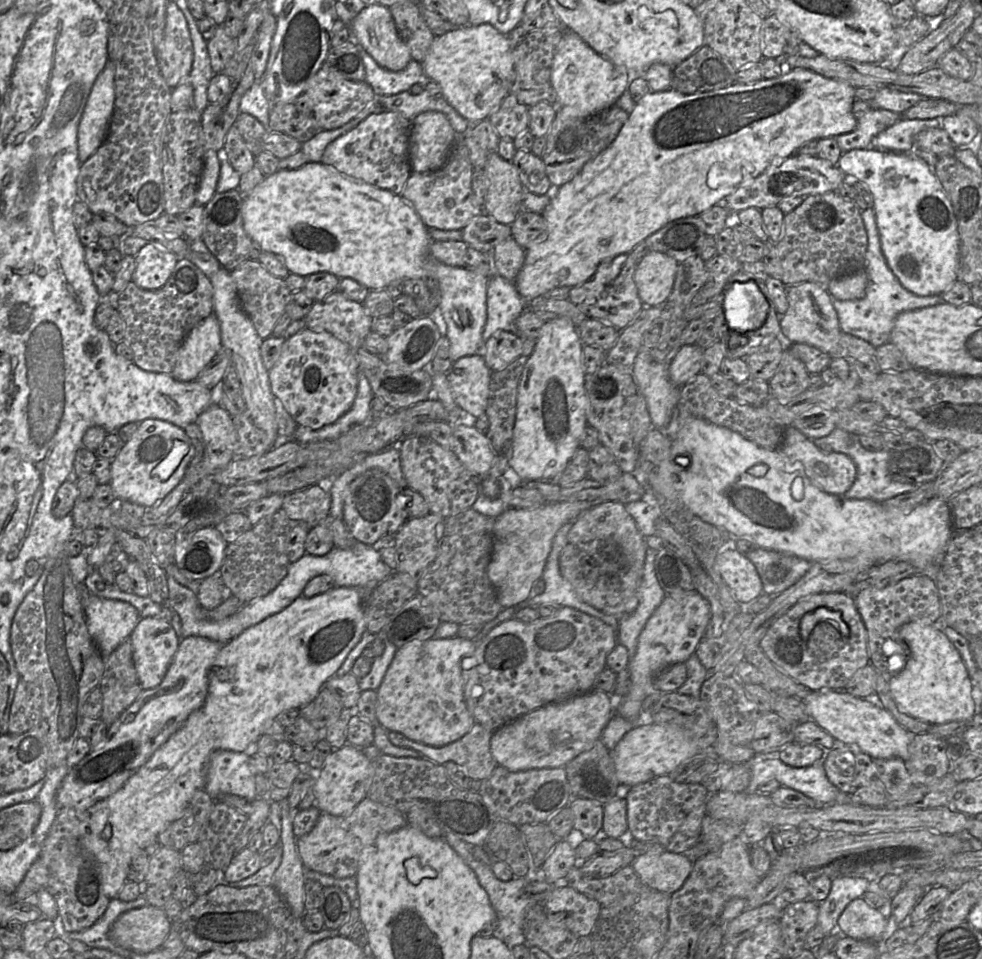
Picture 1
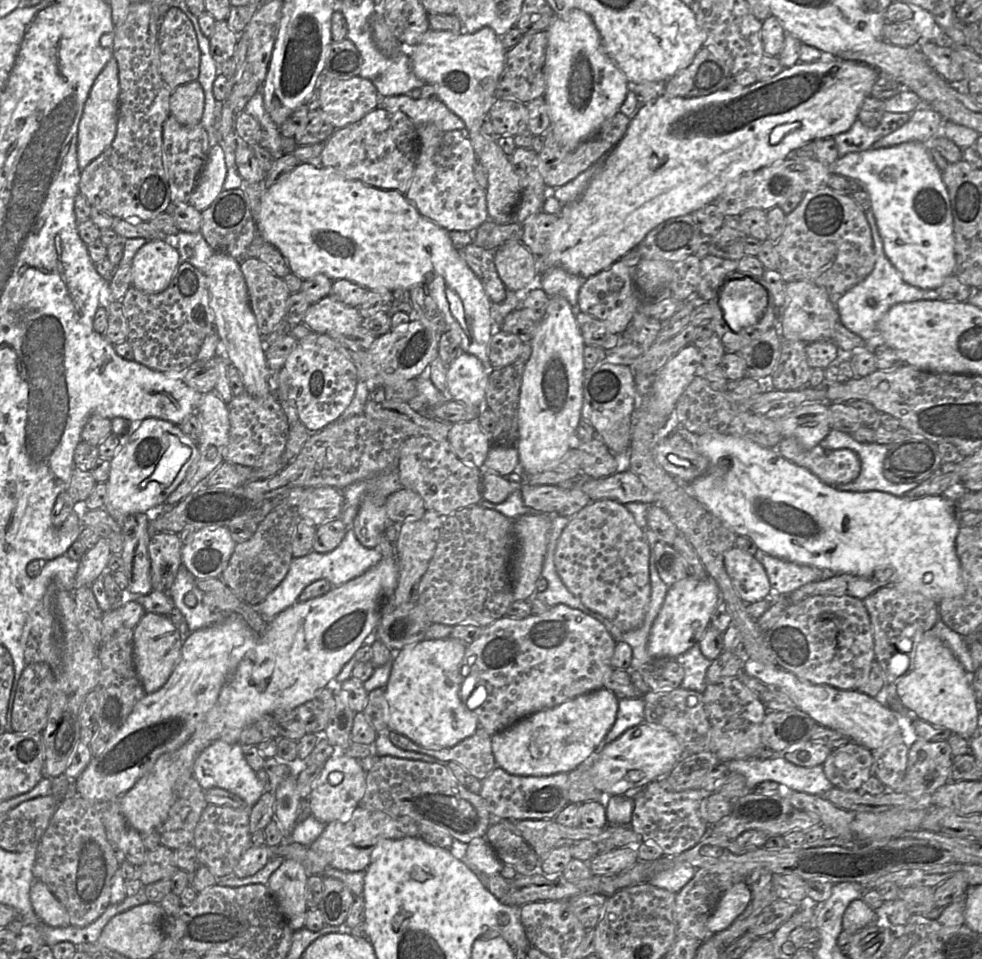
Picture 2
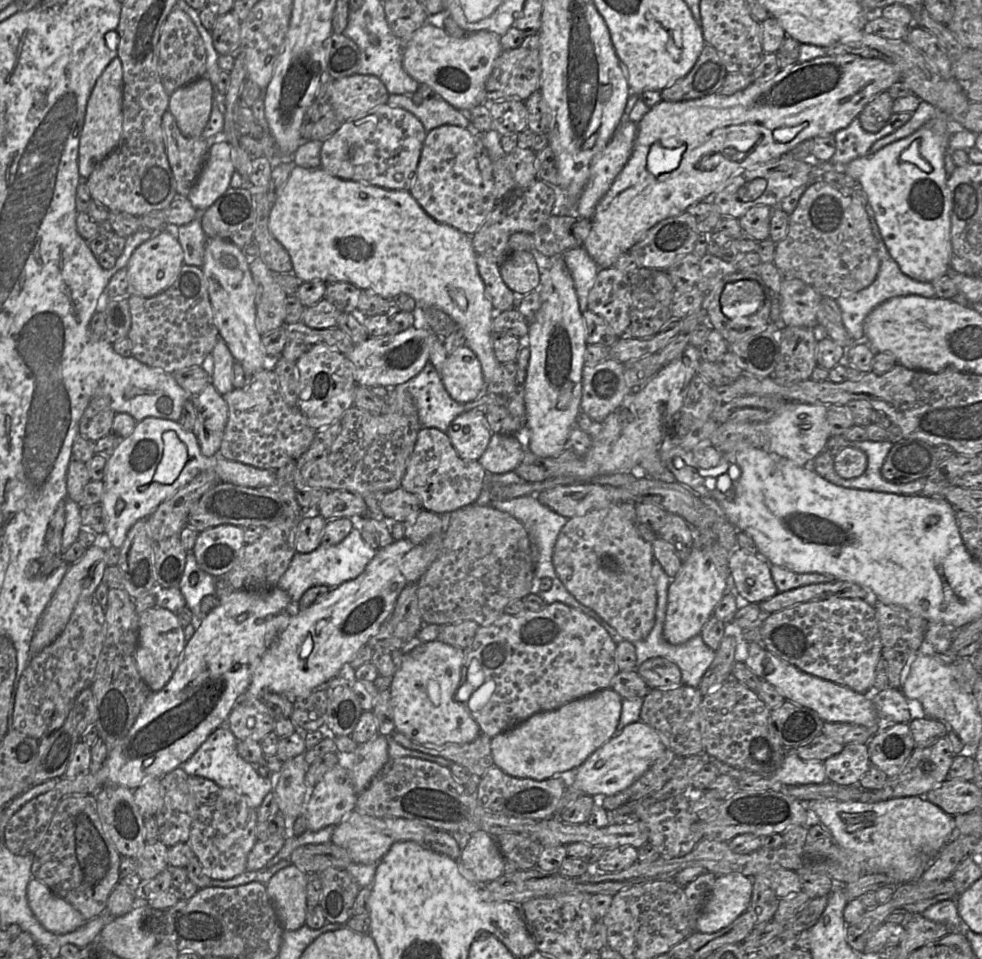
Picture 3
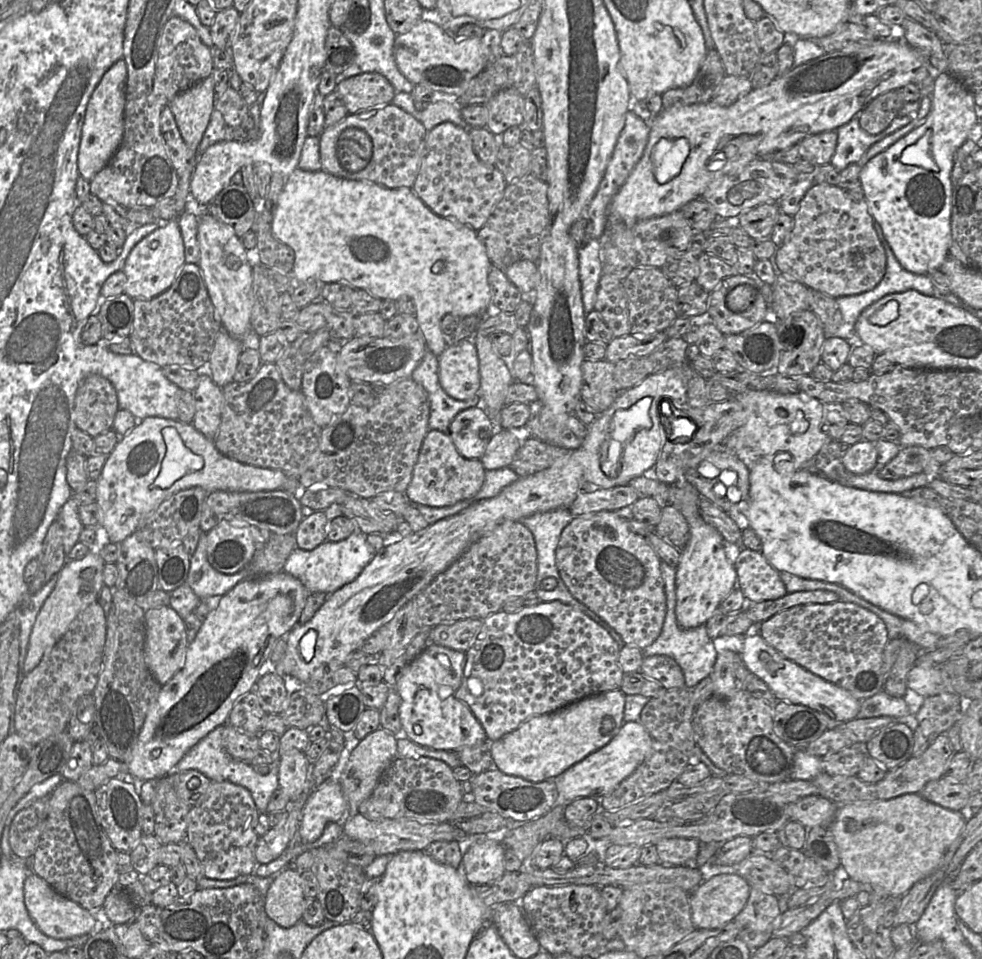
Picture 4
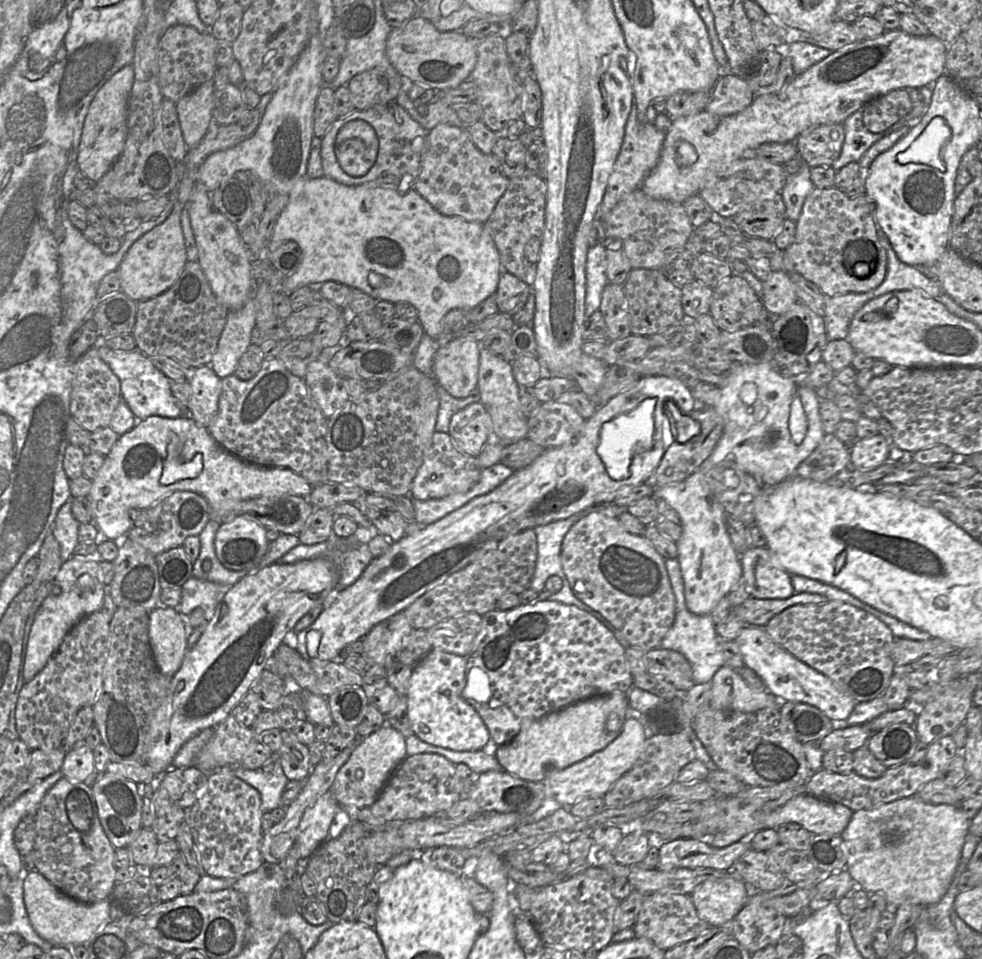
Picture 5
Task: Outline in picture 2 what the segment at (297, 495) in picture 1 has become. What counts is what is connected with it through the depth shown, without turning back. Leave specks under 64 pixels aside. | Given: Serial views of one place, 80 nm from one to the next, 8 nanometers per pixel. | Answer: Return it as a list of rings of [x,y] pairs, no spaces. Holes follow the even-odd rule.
[[[331,486],[314,487],[296,508],[301,519],[310,519],[316,526],[340,518],[344,495],[342,489]]]

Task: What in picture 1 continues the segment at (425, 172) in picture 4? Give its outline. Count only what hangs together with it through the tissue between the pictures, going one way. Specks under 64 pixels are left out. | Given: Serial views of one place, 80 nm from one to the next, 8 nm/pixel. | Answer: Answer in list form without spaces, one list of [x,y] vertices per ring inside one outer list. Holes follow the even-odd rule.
[[[458,136],[448,160],[439,169],[426,173],[412,172],[402,193],[402,198],[411,205],[428,229],[462,230],[475,216],[484,212],[471,185],[473,166],[466,145]]]

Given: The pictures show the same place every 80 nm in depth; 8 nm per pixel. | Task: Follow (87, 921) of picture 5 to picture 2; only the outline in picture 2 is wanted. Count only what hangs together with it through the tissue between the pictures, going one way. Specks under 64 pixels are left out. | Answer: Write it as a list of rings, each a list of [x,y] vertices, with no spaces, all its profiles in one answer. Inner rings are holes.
[[[39,880],[33,882],[30,901],[42,923],[55,928],[70,926],[67,910],[43,882]]]

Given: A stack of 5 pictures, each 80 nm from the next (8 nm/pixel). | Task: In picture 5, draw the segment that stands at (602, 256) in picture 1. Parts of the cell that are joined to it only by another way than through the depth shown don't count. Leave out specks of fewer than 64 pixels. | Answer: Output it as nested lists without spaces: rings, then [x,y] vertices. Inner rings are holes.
[[[899,29],[888,30],[885,31],[882,35],[865,39],[863,41],[857,41],[853,44],[846,45],[834,52],[832,52],[829,56],[821,60],[820,62],[812,65],[810,68],[805,70],[803,73],[796,75],[792,82],[787,86],[784,91],[780,93],[762,93],[757,94],[752,103],[743,111],[730,115],[730,116],[716,116],[712,113],[709,113],[706,110],[702,110],[701,112],[680,117],[672,120],[672,123],[669,129],[666,131],[666,137],[663,144],[663,148],[660,154],[659,161],[655,168],[645,177],[641,189],[650,197],[659,200],[666,200],[674,203],[683,204],[684,201],[692,195],[696,195],[700,192],[700,190],[713,178],[716,176],[718,172],[724,171],[728,166],[741,158],[756,158],[754,150],[759,147],[763,143],[787,143],[787,142],[795,142],[797,137],[805,132],[806,130],[815,127],[817,125],[822,124],[830,124],[830,123],[843,123],[851,114],[858,111],[859,109],[863,109],[863,107],[872,99],[882,96],[892,90],[896,89],[905,89],[908,87],[920,88],[926,85],[932,85],[941,75],[946,74],[945,70],[945,62],[946,62],[946,54],[947,54],[948,45],[944,43],[938,37],[929,34],[927,36],[913,36]],[[686,141],[689,142],[695,152],[697,154],[697,160],[689,165],[689,166],[680,166],[677,162],[677,146],[680,142]]]

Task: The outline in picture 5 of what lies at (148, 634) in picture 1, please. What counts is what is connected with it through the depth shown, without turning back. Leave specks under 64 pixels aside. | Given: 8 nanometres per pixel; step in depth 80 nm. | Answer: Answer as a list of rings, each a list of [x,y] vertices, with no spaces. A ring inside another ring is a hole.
[[[172,607],[155,608],[149,612],[149,640],[159,671],[173,677],[188,651],[183,617]]]

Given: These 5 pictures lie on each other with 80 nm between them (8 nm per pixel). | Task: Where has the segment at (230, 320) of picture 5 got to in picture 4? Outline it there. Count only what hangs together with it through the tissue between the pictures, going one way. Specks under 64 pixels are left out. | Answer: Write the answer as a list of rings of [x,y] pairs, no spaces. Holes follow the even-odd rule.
[[[221,327],[209,360],[211,378],[219,387],[223,388],[234,381],[239,357],[244,349],[241,340],[233,337]]]

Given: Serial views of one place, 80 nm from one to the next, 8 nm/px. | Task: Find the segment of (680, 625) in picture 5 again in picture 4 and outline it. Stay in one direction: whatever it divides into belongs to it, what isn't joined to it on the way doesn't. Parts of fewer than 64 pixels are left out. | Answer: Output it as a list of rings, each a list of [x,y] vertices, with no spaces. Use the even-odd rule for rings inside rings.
[[[661,561],[660,570],[664,579],[667,603],[666,617],[661,634],[650,646],[642,649],[642,653],[644,658],[653,655],[666,655],[673,658],[683,671],[685,687],[693,689],[701,680],[711,674],[718,655],[719,644],[709,637],[705,625],[691,629],[683,629],[678,625],[675,614],[677,568]]]

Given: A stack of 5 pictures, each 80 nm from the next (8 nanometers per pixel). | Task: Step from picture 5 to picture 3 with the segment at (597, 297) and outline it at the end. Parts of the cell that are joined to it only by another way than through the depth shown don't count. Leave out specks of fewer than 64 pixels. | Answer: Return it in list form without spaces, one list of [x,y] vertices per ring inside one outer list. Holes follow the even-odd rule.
[[[582,246],[566,250],[563,257],[572,276],[579,309],[582,313],[588,310],[588,294],[599,267]]]

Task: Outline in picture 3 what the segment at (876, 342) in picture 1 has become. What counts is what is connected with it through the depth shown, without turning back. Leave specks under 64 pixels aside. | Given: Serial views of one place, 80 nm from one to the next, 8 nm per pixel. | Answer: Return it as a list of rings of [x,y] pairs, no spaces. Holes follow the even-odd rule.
[[[870,205],[865,206],[869,216],[873,234],[877,240],[880,268],[874,282],[865,289],[858,292],[846,293],[838,297],[836,300],[842,313],[842,321],[852,339],[856,341],[865,341],[864,337],[864,320],[868,314],[883,302],[898,296],[919,295],[925,298],[936,297],[935,289],[931,282],[919,282],[905,275],[899,268],[898,264],[889,254],[879,227],[875,220],[874,212]]]

